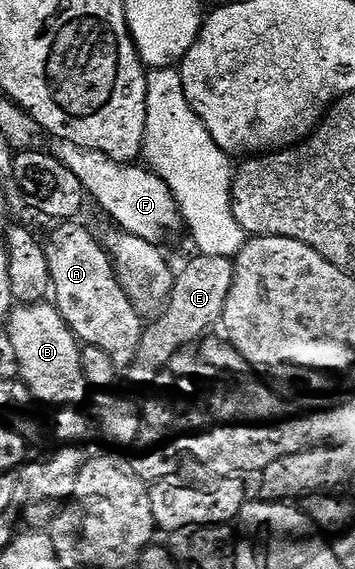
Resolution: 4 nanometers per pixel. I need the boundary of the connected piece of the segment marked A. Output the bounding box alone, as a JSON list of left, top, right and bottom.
[44,223,146,370]

